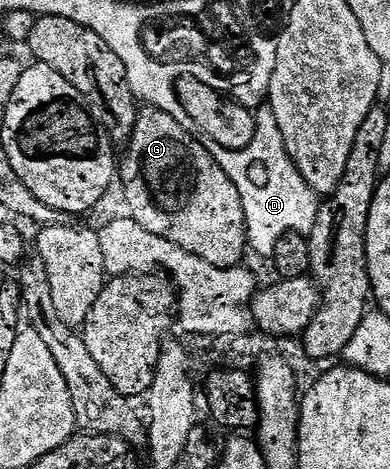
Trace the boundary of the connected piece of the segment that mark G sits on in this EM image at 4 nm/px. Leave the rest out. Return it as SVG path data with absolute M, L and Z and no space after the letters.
M146 106L138 114L133 135L129 138L125 159L119 163L119 179L125 182L125 203L129 206L128 214L147 233L167 237L175 245L203 257L209 265L216 267L242 266L244 255L247 255L249 237L245 224L243 201L239 189L227 177L227 173L215 161L208 146L192 130L184 128L174 117L160 111L159 108Z

